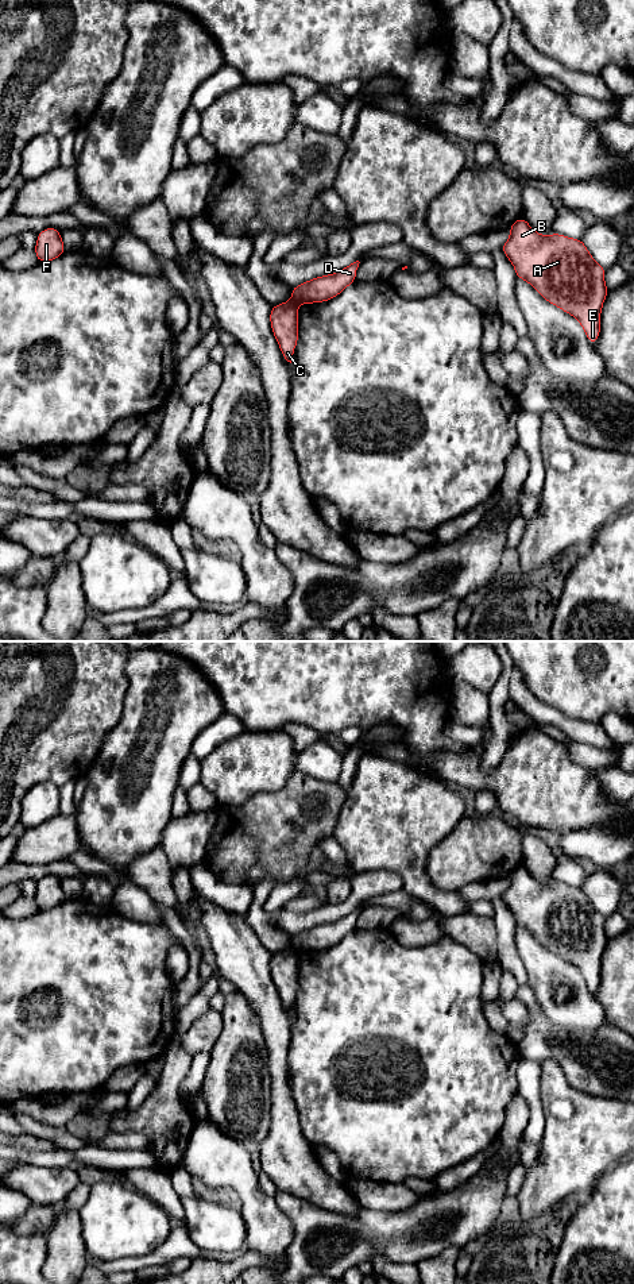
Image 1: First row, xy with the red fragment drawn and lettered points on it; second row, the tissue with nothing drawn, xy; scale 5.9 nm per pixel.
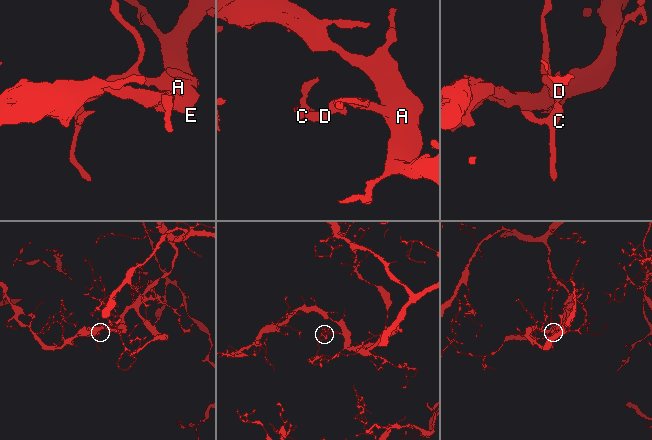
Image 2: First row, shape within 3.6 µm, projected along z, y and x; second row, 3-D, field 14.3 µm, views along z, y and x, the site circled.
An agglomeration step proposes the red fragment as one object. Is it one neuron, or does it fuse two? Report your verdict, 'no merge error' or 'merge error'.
merge error

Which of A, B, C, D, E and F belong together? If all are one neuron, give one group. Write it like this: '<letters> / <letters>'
A B D E F / C

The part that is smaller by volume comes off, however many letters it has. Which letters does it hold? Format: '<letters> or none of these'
C

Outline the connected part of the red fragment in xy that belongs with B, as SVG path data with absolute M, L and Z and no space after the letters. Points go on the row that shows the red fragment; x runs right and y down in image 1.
M519 217L502 246L518 278L529 282L548 302L572 315L589 344L600 333L600 312L608 294L602 267L581 239L561 234L540 235Z

